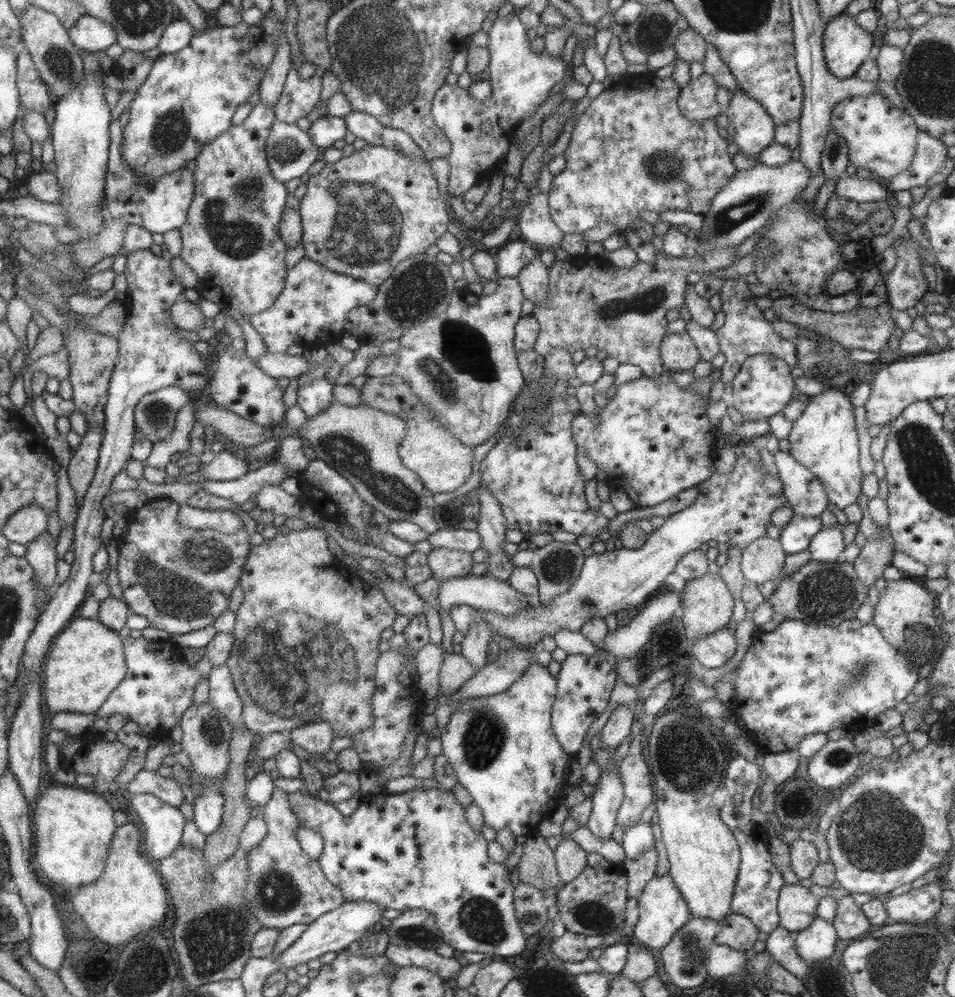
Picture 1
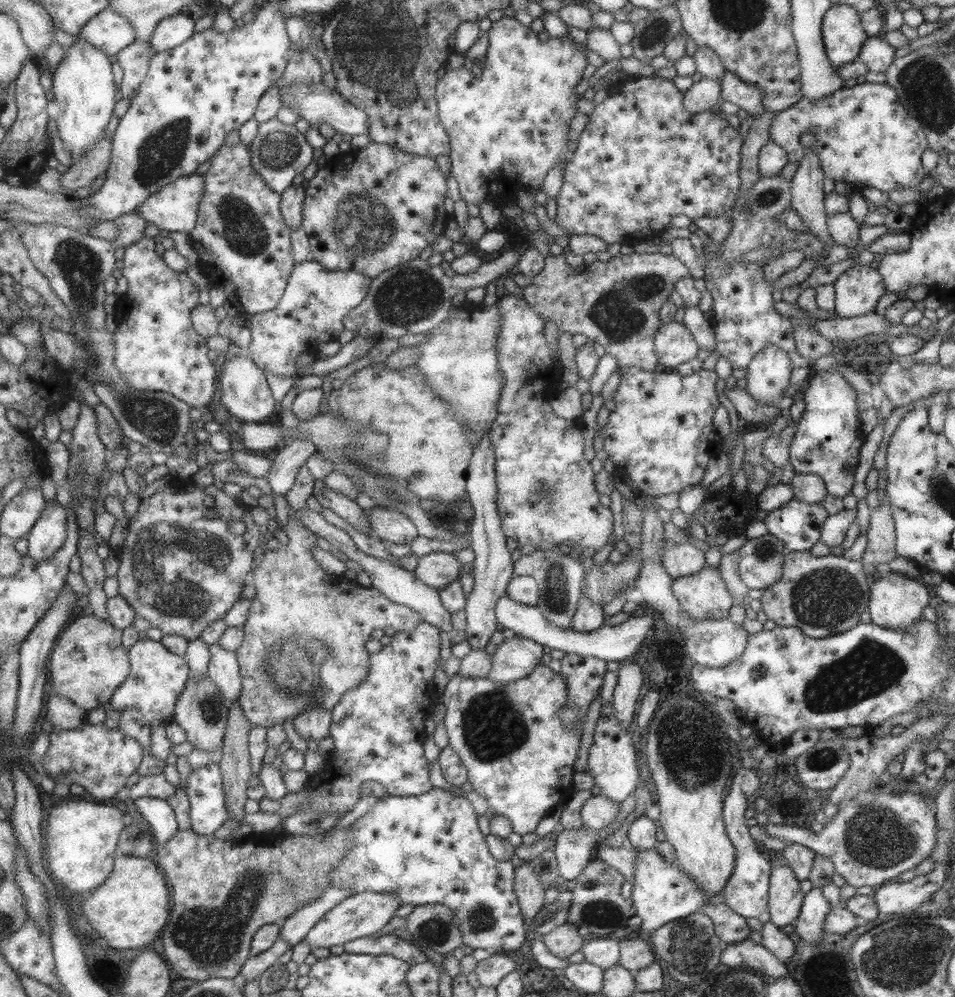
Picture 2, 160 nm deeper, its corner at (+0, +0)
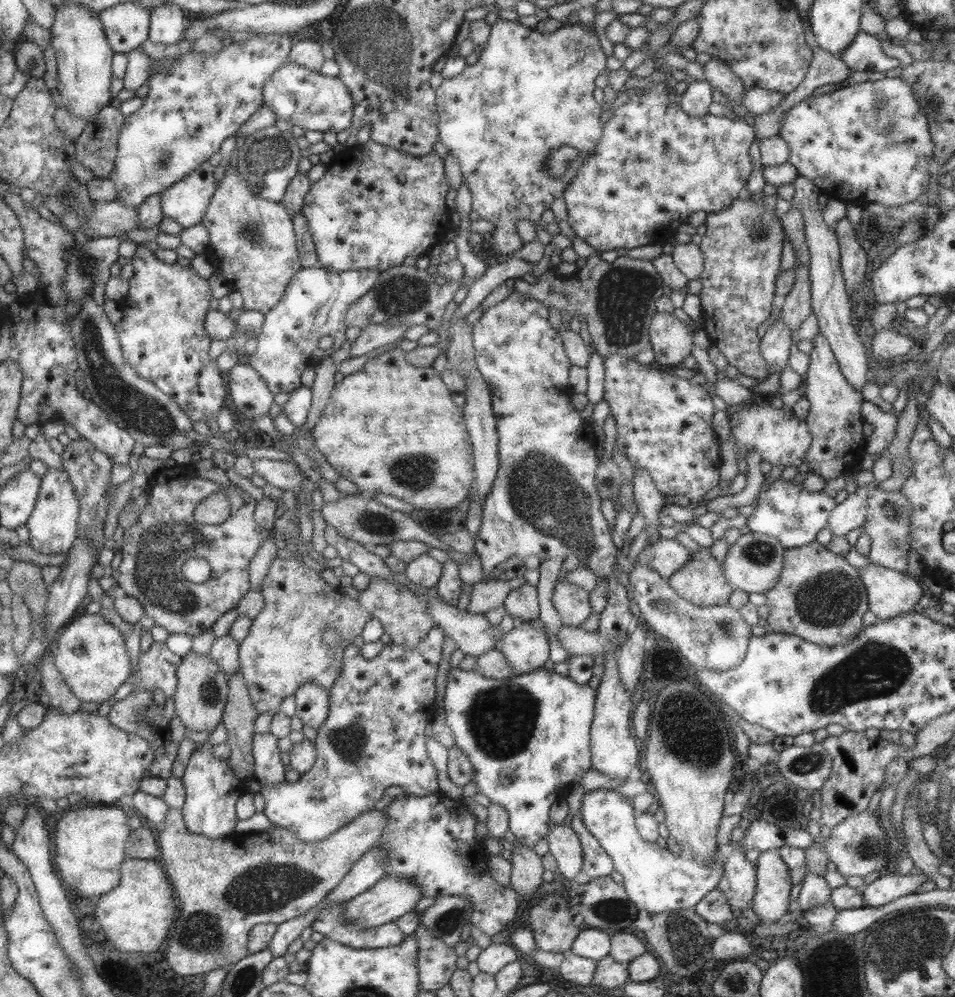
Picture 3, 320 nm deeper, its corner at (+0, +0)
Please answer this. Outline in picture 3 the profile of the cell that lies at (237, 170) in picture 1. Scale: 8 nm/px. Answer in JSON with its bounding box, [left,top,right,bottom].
[200,166,302,314]

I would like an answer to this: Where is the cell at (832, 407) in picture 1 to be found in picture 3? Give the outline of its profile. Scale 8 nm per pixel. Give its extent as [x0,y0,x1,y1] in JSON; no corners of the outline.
[803,332,866,482]

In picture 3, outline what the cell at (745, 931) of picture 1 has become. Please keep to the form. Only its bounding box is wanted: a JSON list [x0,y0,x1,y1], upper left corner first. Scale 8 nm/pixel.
[692,888,737,932]

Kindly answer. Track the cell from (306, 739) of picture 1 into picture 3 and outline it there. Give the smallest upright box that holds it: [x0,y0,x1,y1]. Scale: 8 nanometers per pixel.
[295,681,328,730]

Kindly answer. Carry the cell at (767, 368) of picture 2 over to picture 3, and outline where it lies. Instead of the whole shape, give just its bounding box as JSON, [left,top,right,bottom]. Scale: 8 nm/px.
[758,319,791,374]

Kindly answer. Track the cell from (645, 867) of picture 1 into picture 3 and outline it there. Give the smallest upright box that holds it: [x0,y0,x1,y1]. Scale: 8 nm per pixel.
[569,815,613,880]

